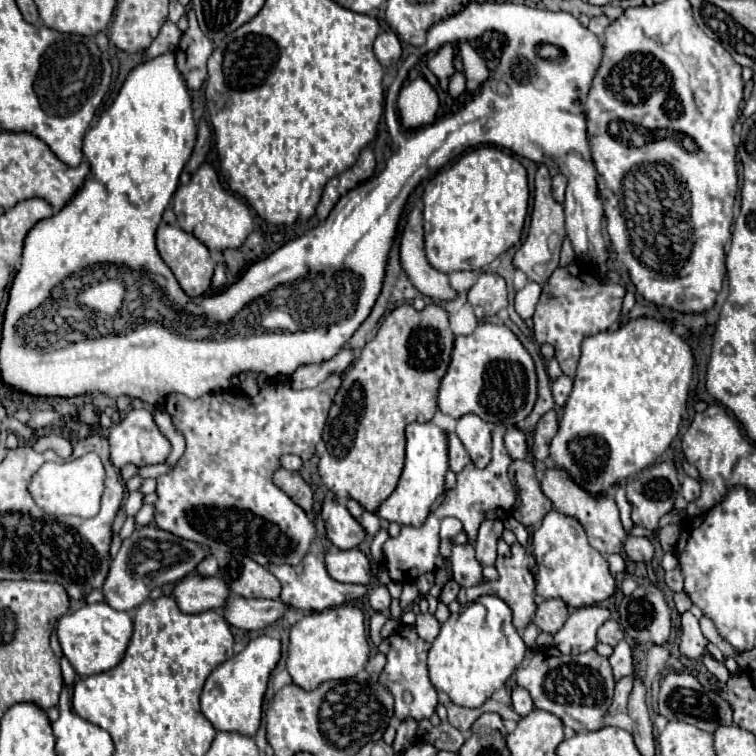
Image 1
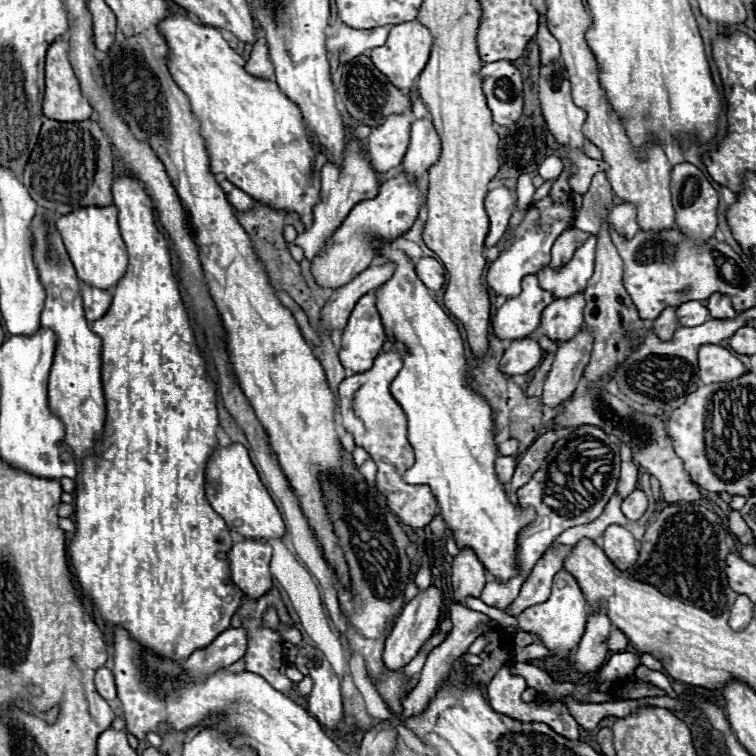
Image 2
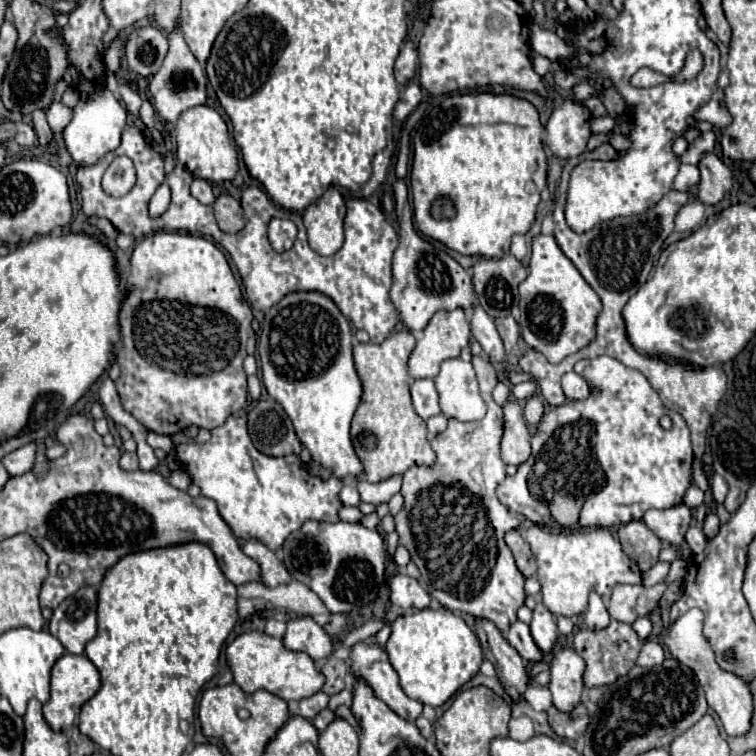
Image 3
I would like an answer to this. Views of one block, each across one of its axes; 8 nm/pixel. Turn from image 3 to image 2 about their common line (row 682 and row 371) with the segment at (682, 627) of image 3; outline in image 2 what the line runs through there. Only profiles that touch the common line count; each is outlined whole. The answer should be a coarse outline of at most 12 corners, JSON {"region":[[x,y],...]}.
{"region":[[716,344],[698,352],[704,384],[746,374],[732,352]]}

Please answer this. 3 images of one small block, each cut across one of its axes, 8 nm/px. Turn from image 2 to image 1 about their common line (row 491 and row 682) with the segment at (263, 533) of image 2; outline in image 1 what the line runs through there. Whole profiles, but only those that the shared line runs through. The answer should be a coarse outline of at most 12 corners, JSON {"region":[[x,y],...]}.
{"region":[[258,636],[206,680],[218,730],[254,736],[280,640]]}

